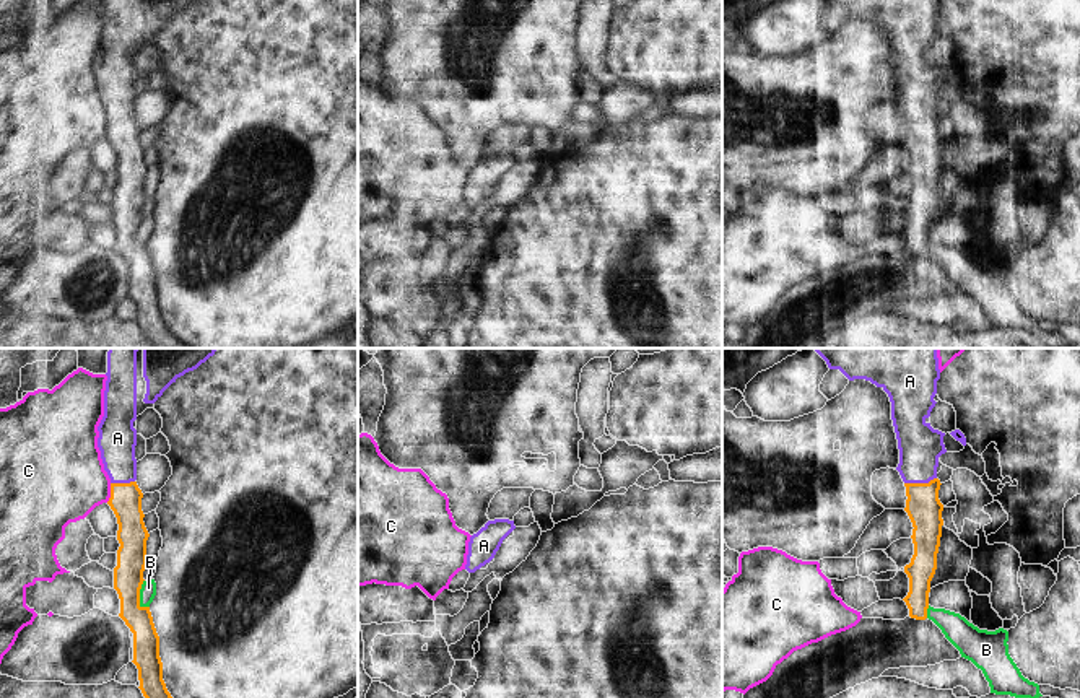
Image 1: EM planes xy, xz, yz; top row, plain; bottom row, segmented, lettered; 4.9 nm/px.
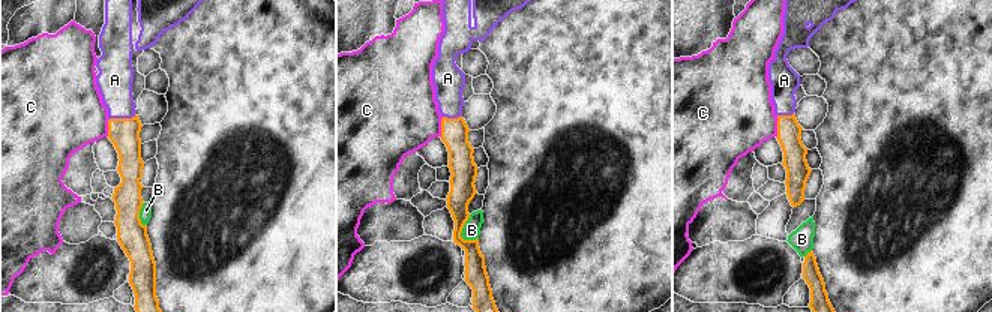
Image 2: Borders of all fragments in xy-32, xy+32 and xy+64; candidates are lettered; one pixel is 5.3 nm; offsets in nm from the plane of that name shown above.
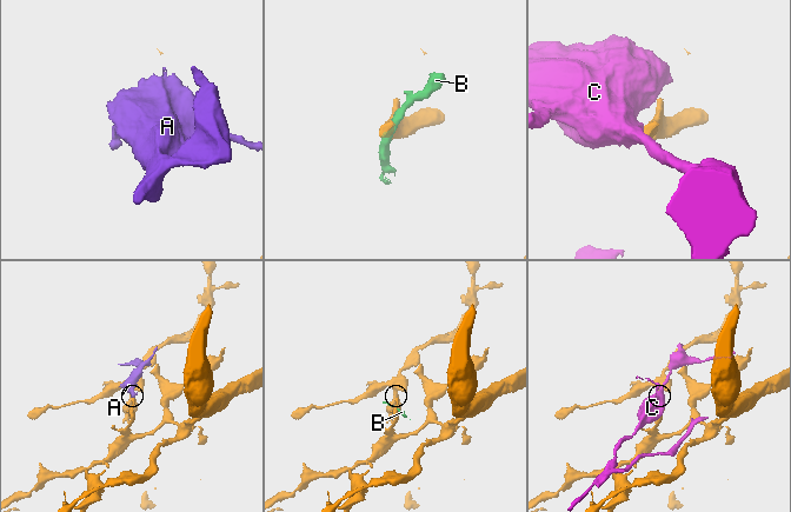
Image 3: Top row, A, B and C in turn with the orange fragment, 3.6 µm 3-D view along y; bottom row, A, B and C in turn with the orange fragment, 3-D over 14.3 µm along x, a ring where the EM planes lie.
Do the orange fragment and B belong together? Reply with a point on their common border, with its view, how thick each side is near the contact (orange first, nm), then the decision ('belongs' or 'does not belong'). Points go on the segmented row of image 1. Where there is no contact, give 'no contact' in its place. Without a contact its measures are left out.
xy (139, 596) | 140/80 nm | does not belong

